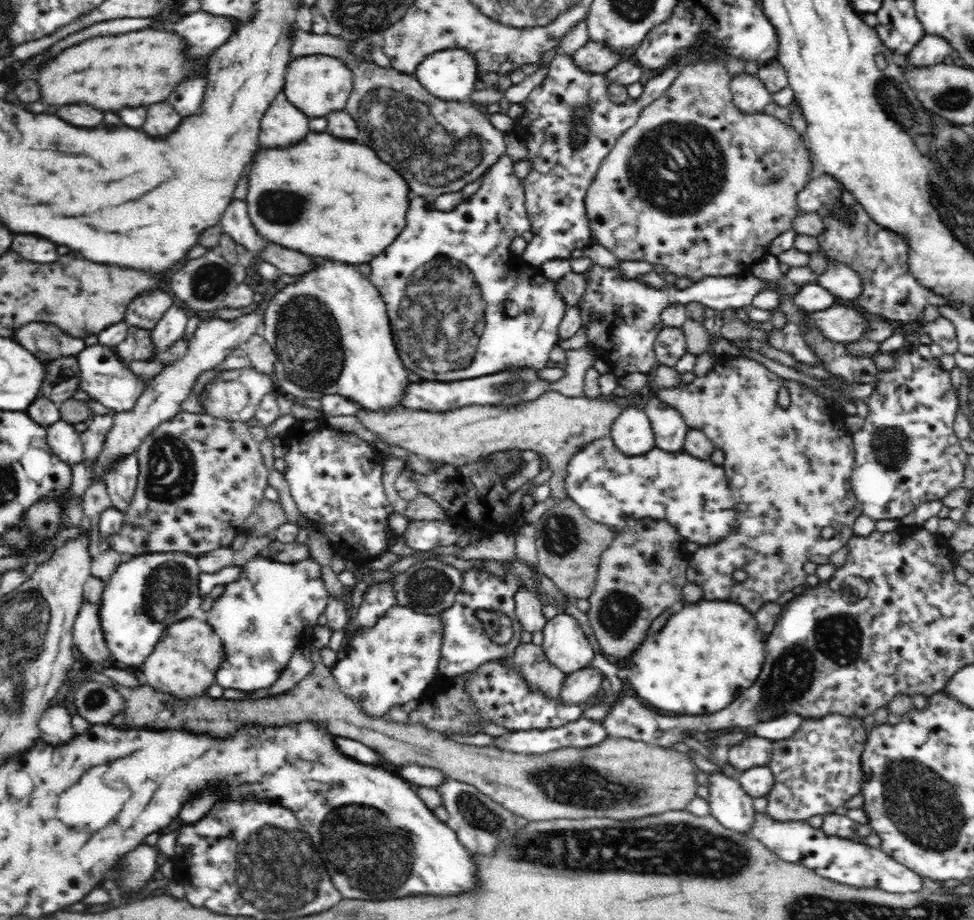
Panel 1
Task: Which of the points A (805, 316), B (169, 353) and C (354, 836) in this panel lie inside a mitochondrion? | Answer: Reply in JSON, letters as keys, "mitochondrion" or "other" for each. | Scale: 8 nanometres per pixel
{"A":"other","B":"other","C":"mitochondrion"}

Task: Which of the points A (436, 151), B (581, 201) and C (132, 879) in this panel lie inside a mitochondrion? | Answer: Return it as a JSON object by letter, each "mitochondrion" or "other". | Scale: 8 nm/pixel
{"A":"mitochondrion","B":"other","C":"mitochondrion"}

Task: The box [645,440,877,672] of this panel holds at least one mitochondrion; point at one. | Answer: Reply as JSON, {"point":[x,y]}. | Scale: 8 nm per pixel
{"point":[832,620]}

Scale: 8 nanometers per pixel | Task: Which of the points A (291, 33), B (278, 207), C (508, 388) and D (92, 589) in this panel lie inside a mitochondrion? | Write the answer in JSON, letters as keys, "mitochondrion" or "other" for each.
{"A":"other","B":"mitochondrion","C":"mitochondrion","D":"other"}

